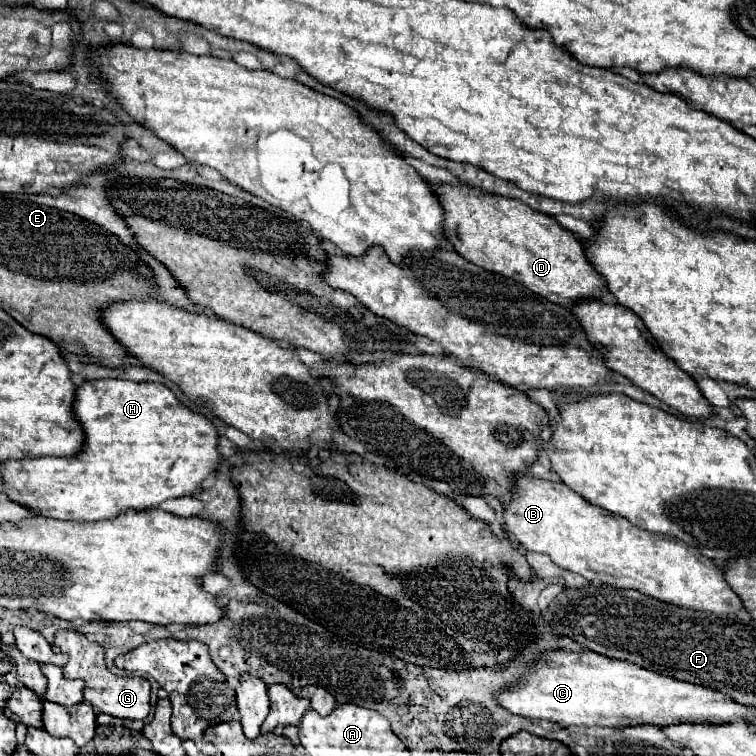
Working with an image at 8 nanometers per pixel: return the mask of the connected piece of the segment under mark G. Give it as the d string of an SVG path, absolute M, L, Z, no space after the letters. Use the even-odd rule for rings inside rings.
M58 631L54 645L68 655L68 663L64 667L66 679L82 679L84 685L84 701L88 701L98 713L112 715L116 719L146 719L150 713L150 683L142 677L112 675L104 665L104 649L90 641L86 635L78 631Z

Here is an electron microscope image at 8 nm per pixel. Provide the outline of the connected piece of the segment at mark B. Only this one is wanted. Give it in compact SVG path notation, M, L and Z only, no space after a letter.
M520 473L514 479L512 495L502 501L502 507L504 507L506 531L512 533L526 551L546 553L558 567L578 573L590 581L594 581L598 577L600 583L610 583L620 589L636 589L644 595L656 597L660 601L668 601L668 603L674 603L674 605L680 605L686 609L694 609L694 611L712 611L712 613L720 613L720 615L722 613L734 615L738 609L742 609L740 599L724 581L720 567L714 565L712 559L700 555L698 549L694 549L692 545L686 545L680 539L648 533L648 531L632 525L624 517L598 513L598 507L592 507L590 503L586 503L580 495L576 495L572 489L568 489L562 483L544 481L544 479L536 479L536 477L528 475L528 473Z

